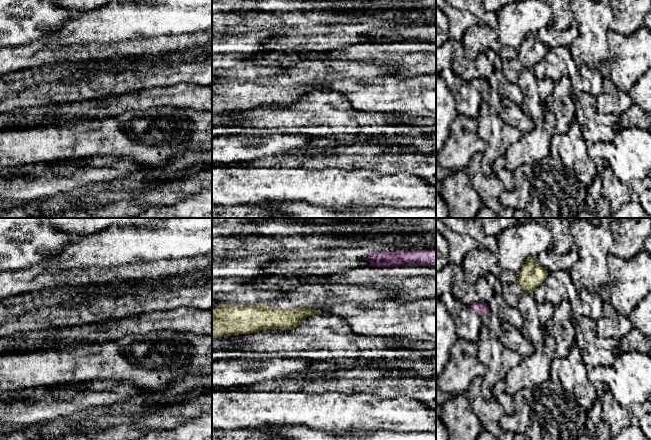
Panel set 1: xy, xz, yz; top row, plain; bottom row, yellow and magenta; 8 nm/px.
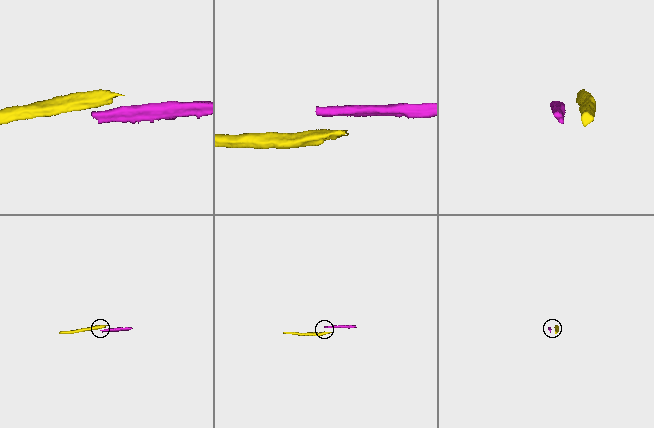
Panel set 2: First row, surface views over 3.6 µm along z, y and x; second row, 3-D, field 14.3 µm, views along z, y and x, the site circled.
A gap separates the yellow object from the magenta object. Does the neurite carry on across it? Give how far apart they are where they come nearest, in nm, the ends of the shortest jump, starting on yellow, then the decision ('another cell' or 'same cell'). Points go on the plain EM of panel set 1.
300 nm | yz (519, 60), (487, 80) | another cell

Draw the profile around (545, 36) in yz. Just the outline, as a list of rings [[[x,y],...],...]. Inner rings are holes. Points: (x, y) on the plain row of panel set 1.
[[[551,27],[542,28],[537,32],[537,37],[548,49],[568,47],[578,36],[578,28],[570,27],[567,30],[558,31]]]

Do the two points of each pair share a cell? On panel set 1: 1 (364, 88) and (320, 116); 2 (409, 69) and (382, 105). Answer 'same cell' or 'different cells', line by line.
1: different cells
2: different cells

